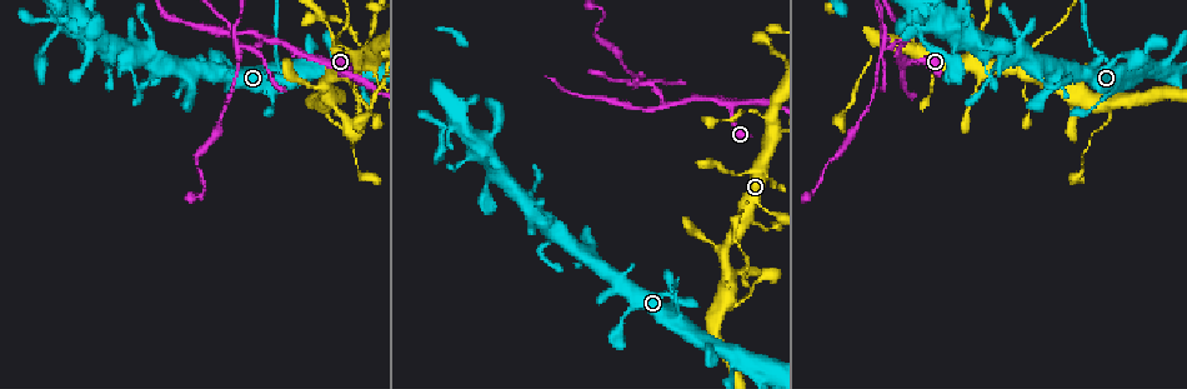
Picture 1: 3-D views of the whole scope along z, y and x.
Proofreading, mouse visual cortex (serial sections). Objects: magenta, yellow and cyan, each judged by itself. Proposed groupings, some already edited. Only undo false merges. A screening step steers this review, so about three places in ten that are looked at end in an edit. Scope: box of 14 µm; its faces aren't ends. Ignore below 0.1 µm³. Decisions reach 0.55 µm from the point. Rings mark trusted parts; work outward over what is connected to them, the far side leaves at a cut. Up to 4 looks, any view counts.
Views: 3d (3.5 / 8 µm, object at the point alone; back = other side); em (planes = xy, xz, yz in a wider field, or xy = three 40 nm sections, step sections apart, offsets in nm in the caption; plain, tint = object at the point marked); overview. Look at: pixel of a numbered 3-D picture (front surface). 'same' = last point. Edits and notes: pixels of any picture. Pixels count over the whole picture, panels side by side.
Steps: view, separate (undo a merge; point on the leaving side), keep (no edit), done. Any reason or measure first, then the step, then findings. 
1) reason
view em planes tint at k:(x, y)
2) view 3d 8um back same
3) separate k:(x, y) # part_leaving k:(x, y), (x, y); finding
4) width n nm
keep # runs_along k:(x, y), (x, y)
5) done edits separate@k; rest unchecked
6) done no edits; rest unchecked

calibre changes
view 3d 3.5um at 1:(740, 174)

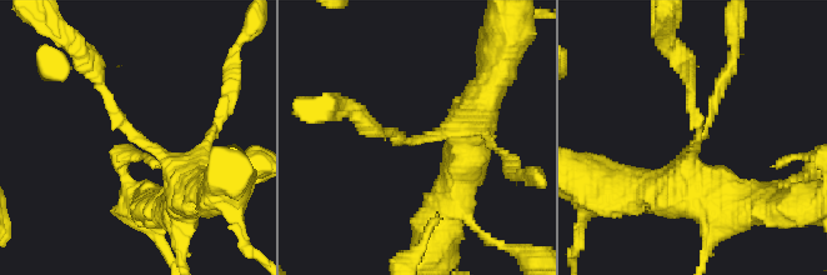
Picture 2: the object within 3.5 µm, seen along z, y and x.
view em xy step 1 tint at 2:(695, 124)

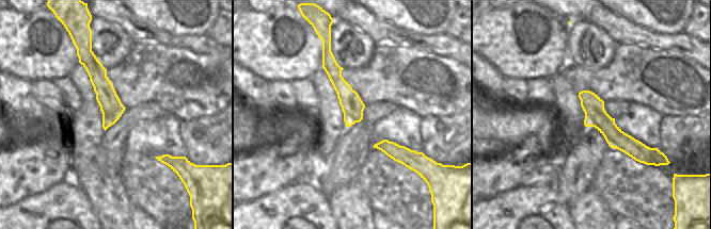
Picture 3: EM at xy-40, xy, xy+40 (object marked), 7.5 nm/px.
keep # runs_along 2:(190, 191), (113, 110), (86, 56); all the same cell

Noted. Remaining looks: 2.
a fork
view 3d 3.5um at 1:(910, 63)

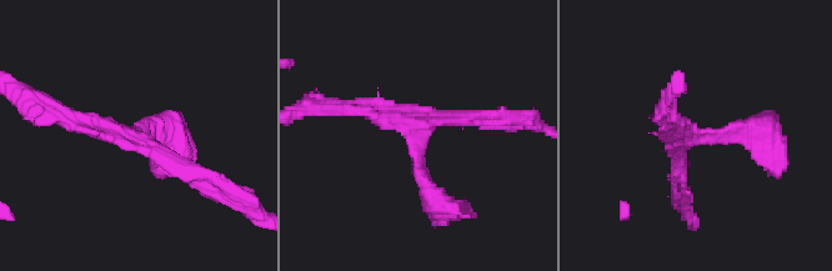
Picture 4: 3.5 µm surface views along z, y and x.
arms 3; arm_widths 200, 200, 200 nm; shape alone is not enough
view em planes tint at 4:(689, 138)

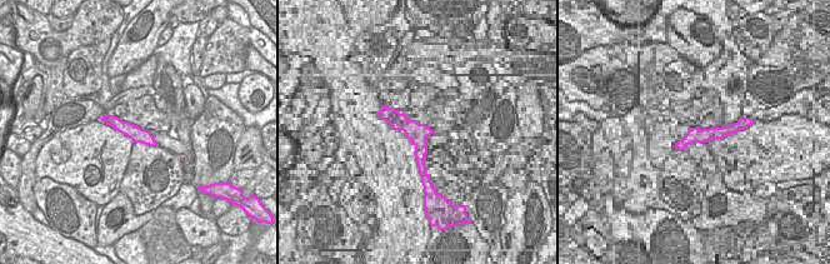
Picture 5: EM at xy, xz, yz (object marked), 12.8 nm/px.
keep # continuous, no second cell

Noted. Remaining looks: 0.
done no edits; rest unchecked

